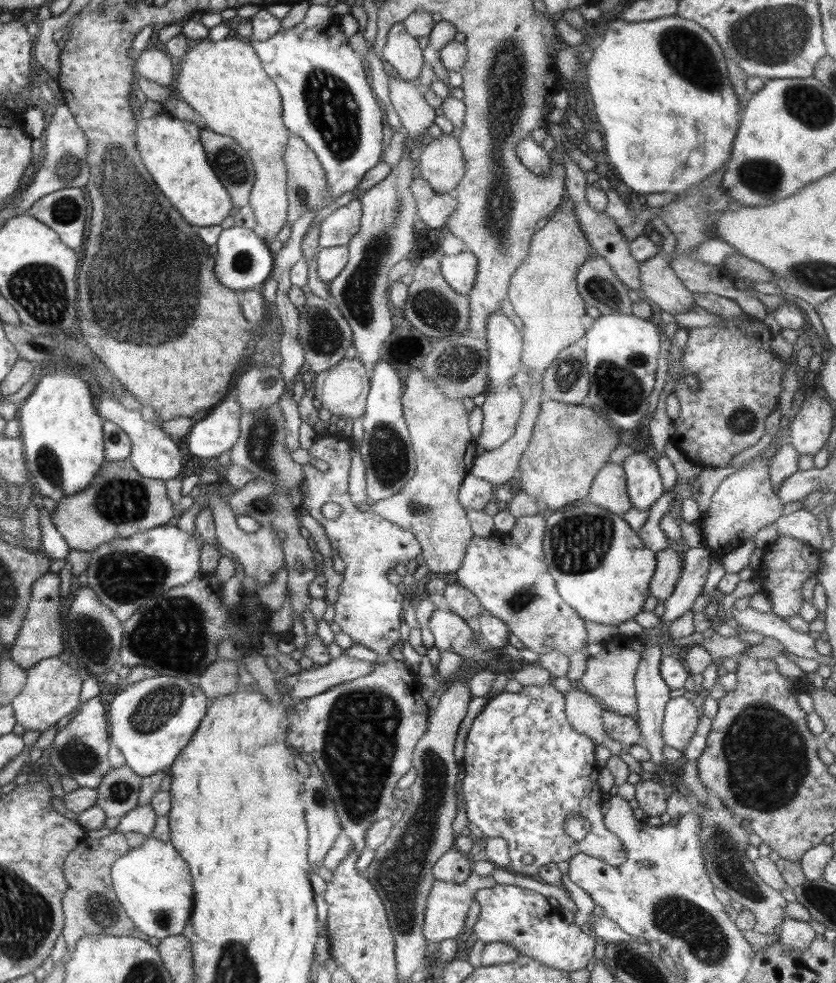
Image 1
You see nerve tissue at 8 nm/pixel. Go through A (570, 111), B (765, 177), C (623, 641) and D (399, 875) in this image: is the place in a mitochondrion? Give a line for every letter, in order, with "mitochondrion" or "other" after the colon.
A: other
B: mitochondrion
C: other
D: mitochondrion

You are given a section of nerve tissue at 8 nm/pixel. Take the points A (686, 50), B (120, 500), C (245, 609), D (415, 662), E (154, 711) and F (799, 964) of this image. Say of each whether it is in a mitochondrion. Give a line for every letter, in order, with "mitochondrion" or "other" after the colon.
A: mitochondrion
B: mitochondrion
C: other
D: other
E: mitochondrion
F: other

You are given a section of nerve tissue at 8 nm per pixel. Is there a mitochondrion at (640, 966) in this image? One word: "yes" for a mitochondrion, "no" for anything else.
yes

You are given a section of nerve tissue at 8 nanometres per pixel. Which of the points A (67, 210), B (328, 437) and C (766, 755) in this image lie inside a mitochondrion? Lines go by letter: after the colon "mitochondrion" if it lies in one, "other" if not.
A: mitochondrion
B: other
C: mitochondrion

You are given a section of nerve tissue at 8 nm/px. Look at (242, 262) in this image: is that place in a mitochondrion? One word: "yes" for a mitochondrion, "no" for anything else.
yes

